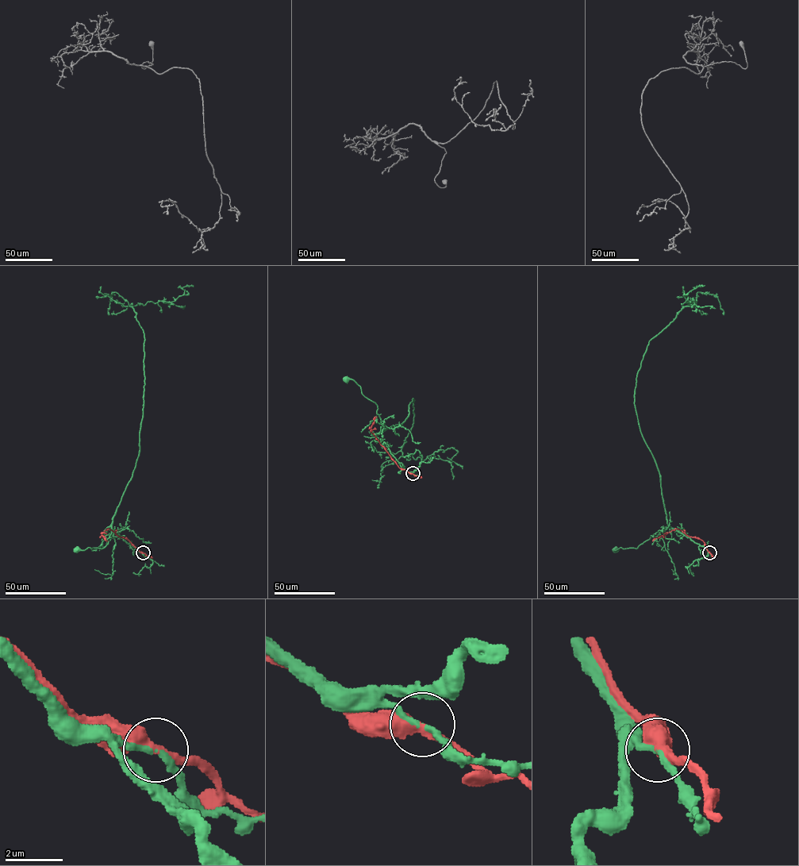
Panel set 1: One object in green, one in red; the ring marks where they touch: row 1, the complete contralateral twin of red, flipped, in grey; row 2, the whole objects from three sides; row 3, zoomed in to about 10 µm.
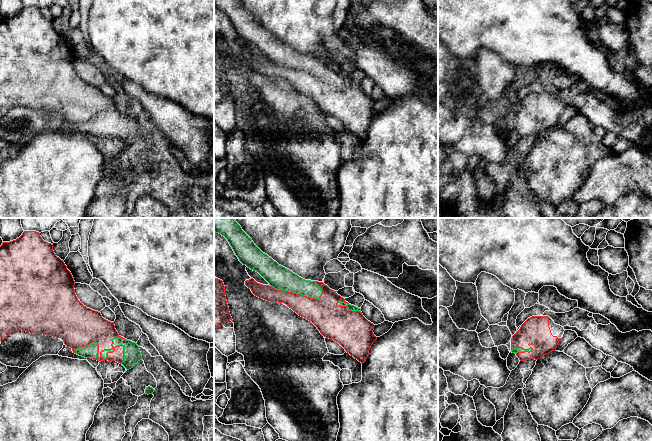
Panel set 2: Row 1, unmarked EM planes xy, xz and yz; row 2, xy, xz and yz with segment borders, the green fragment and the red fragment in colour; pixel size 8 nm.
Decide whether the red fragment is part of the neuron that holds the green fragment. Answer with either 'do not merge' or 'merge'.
do not merge

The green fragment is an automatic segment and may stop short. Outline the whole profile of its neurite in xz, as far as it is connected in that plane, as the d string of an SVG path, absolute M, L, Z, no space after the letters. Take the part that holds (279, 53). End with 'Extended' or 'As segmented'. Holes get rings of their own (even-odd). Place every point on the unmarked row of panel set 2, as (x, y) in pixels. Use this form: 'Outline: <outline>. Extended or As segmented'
Outline: M214 0L214 8L224 12L239 37L258 48L273 64L310 74L321 72L321 64L315 57L305 56L279 41L254 20L239 0Z. As segmented

